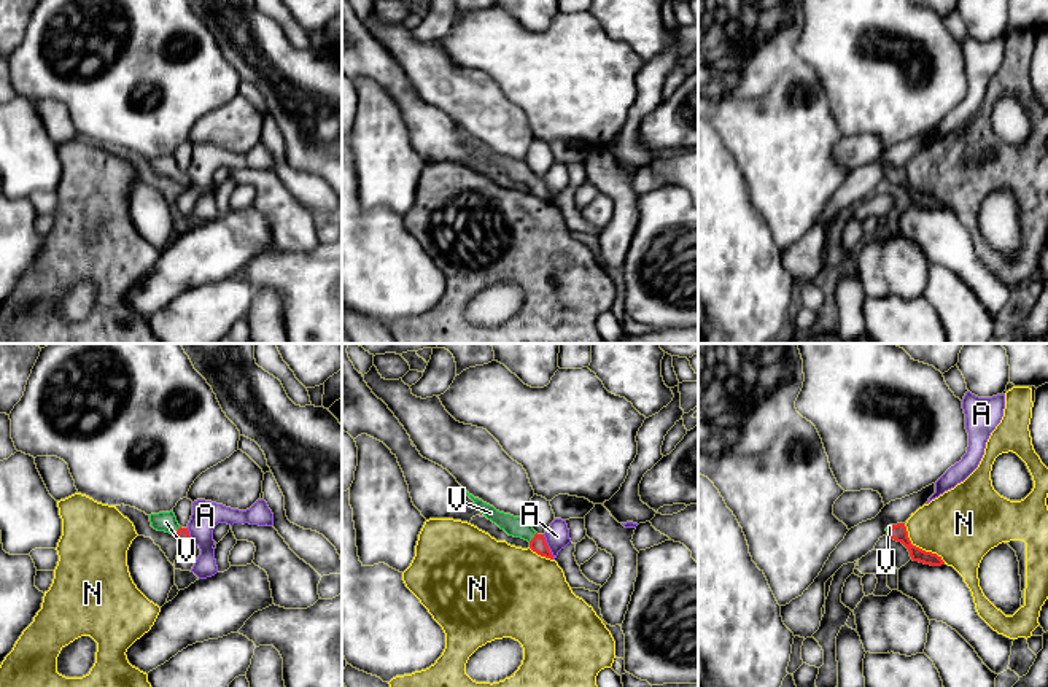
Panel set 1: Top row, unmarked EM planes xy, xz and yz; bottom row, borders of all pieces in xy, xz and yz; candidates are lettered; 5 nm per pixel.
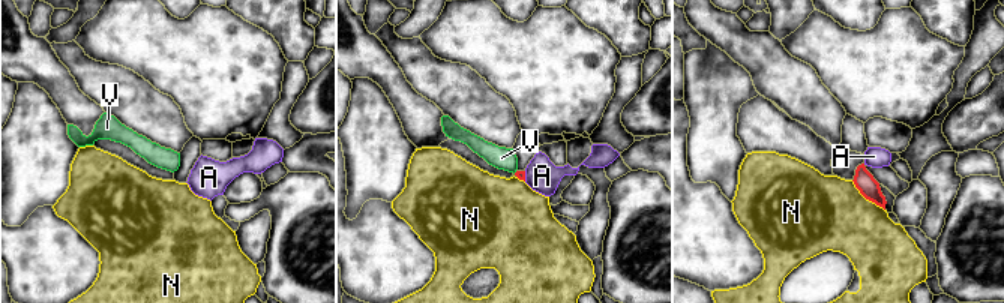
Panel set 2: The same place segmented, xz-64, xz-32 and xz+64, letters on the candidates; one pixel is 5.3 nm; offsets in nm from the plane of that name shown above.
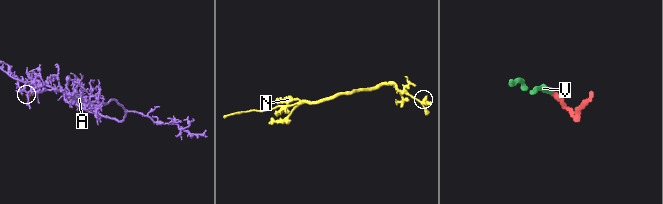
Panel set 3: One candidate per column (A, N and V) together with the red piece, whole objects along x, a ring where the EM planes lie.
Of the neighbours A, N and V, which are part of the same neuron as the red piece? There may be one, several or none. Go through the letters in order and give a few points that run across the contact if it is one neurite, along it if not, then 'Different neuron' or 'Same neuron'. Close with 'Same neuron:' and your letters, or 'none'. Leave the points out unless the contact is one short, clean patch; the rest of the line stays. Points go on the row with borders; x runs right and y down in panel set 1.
A: Different neuron
N: Different neuron
V: Line: xz (538, 544), (533, 538), (519, 527). Same neuron
Same neuron: V

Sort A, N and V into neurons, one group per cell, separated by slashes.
A / N / V

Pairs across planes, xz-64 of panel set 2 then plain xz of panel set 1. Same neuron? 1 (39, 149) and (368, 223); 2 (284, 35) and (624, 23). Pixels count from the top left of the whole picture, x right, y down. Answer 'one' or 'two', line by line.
1: two
2: one

